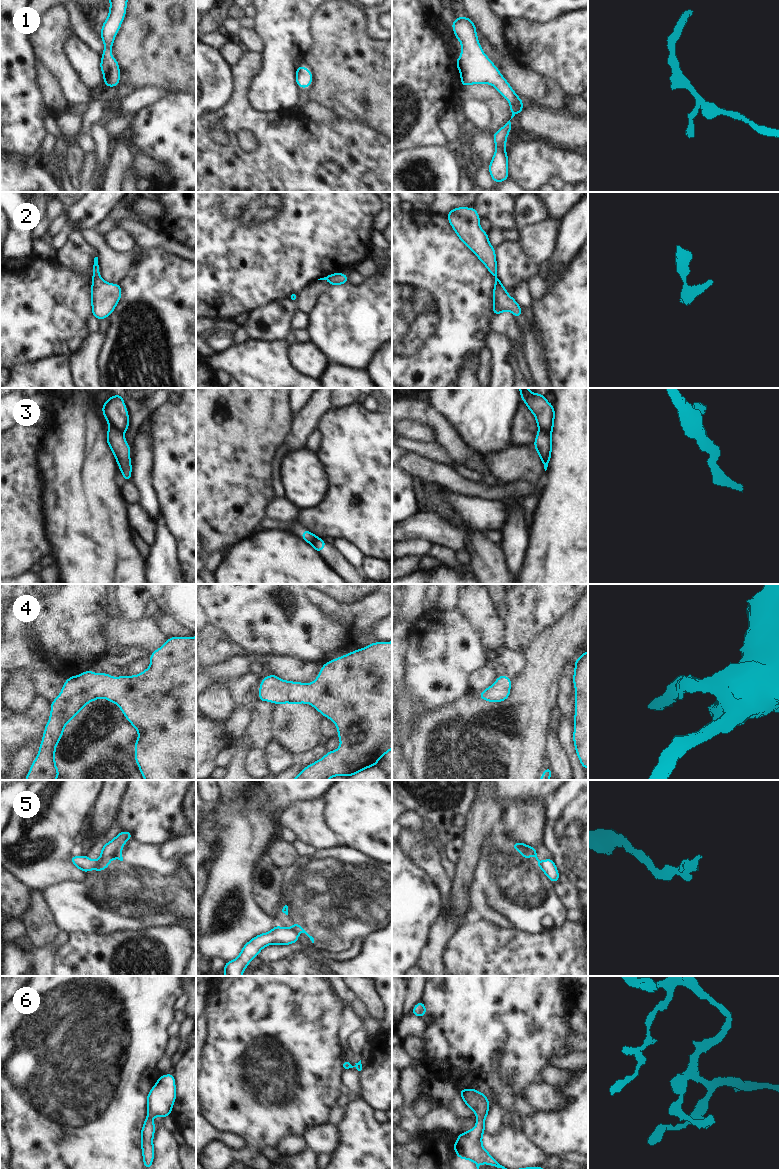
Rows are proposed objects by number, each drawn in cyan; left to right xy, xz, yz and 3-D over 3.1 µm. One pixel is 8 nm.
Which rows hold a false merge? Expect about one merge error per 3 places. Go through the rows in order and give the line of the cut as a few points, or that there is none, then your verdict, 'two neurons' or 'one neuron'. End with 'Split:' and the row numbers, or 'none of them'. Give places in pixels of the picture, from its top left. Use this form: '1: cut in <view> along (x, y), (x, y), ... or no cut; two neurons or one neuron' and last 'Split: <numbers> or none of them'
1: no cut; one neuron
2: no cut; one neuron
3: cut in xy along (109, 424), (122, 434); two neurons
4: no cut; one neuron
5: cut in xy along (95, 861), (95, 864), (103, 869); two neurons
6: no cut; one neuron
Split: 3, 5

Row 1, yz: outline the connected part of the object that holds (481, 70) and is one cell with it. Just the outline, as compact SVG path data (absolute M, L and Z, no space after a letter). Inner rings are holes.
M459 17L453 21L452 27L462 45L462 55L456 61L462 86L489 83L509 101L511 119L517 113L521 114L523 101L512 90L489 57L484 55L483 48L478 43L474 23L467 17ZM510 120L499 131L493 133L496 151L489 164L489 172L496 184L508 179L508 157L505 144L507 143L506 137L511 131Z

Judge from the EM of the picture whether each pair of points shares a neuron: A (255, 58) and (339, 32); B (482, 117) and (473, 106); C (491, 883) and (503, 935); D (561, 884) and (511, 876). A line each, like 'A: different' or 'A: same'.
A: different
B: same
C: different
D: different

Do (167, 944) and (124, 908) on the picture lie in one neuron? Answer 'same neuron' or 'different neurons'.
different neurons

